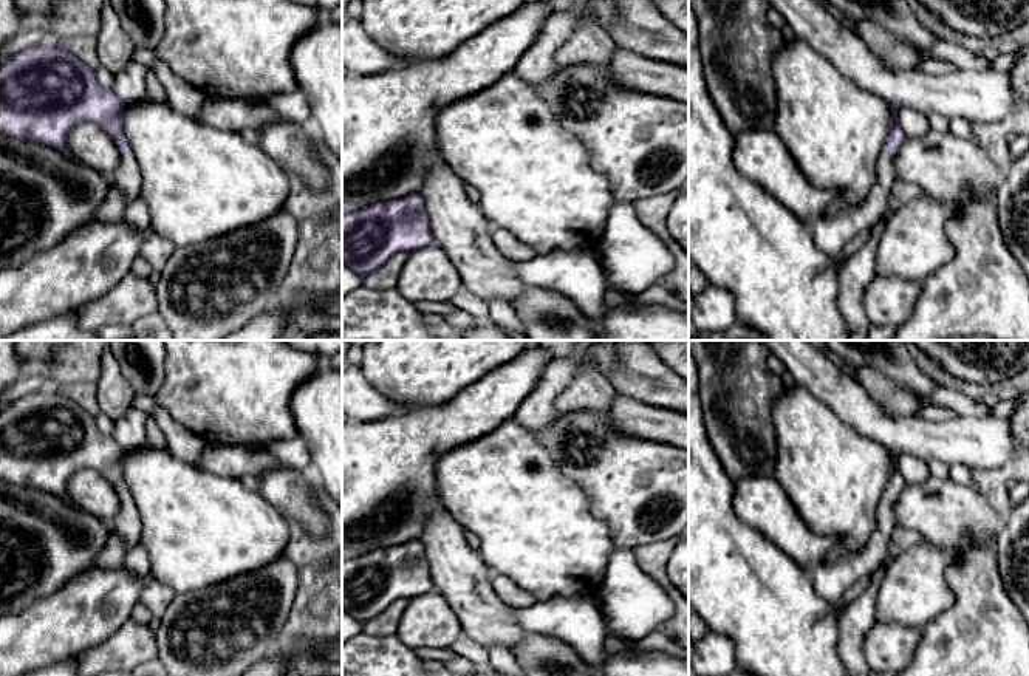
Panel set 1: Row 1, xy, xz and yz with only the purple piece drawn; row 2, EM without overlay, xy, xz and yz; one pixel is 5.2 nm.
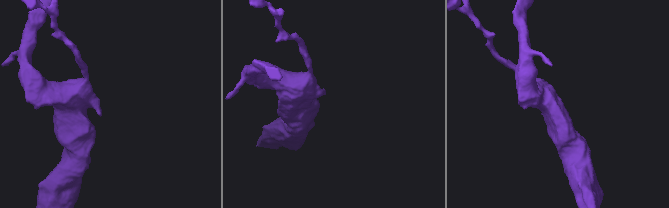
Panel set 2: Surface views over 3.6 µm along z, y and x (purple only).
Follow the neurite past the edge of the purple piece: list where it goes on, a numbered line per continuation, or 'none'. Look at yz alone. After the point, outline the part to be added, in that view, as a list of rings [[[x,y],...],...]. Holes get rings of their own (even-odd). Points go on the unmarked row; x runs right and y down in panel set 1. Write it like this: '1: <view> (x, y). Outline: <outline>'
1: yz (831, 582). Outline: [[[882,497],[877,512],[877,526],[859,555],[846,557],[811,571],[811,580],[819,596],[828,602],[843,603],[845,591],[860,577],[876,571],[884,562],[891,534],[897,526],[893,503]]]

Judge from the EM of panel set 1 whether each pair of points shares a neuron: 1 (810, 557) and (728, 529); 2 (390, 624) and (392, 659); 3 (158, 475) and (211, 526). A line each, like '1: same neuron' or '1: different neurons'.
1: different neurons
2: different neurons
3: same neuron

